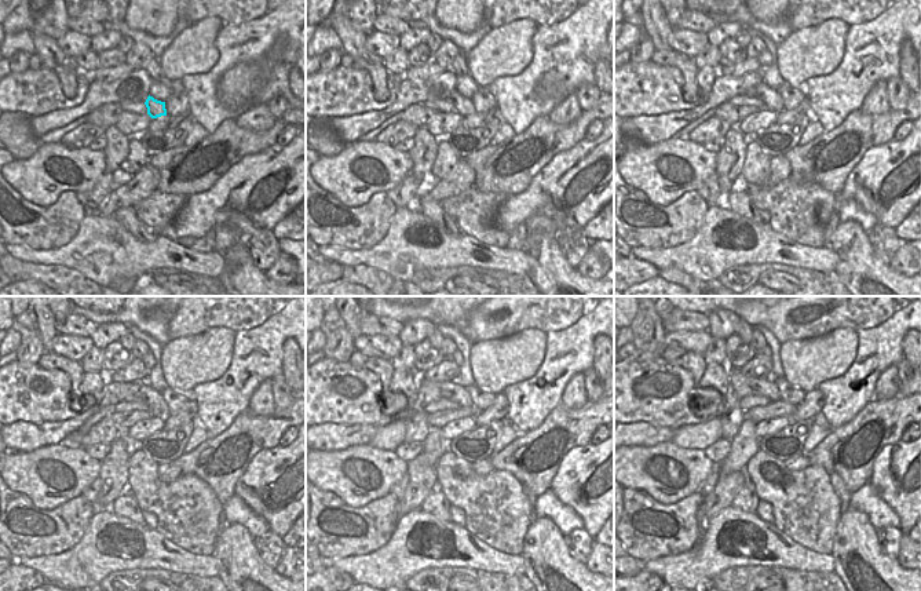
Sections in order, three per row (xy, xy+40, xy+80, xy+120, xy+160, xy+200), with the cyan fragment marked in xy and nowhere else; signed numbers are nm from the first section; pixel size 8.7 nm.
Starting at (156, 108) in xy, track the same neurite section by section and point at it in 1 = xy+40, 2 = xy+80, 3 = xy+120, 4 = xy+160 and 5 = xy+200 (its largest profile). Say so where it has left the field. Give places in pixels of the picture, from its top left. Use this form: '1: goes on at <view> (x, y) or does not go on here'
1: goes on at xy+40 (464, 106)
2: goes on at xy+80 (771, 98)
3: goes on at xy+120 (156, 405)
4: goes on at xy+160 (450, 390)
5: goes on at xy+200 (742, 385)

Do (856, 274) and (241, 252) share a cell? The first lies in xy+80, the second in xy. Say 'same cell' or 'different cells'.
same cell

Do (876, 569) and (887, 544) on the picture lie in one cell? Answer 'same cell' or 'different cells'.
different cells

